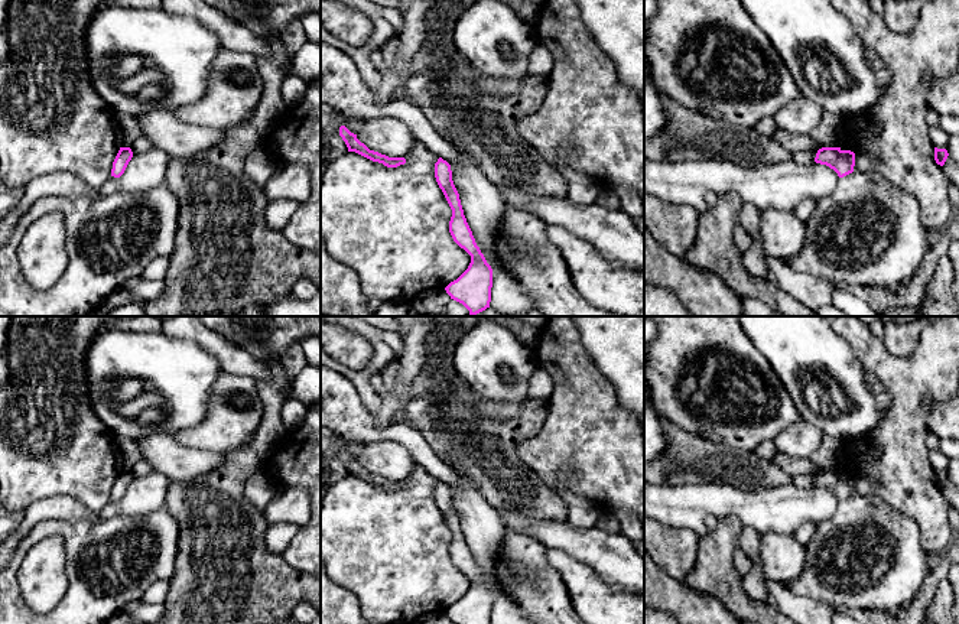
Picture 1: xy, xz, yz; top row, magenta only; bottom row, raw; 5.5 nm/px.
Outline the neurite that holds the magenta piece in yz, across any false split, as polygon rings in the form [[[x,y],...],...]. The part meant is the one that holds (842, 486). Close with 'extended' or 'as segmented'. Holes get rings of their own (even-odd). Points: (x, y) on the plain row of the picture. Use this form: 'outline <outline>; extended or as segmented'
outline [[[822,471],[817,474],[815,485],[829,490],[839,501],[843,501],[854,495],[855,477],[841,471]]]; as segmented

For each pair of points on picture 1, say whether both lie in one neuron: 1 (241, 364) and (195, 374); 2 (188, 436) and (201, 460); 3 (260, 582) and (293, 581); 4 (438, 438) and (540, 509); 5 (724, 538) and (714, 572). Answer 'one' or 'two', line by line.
1: two
2: two
3: one
4: one
5: one

